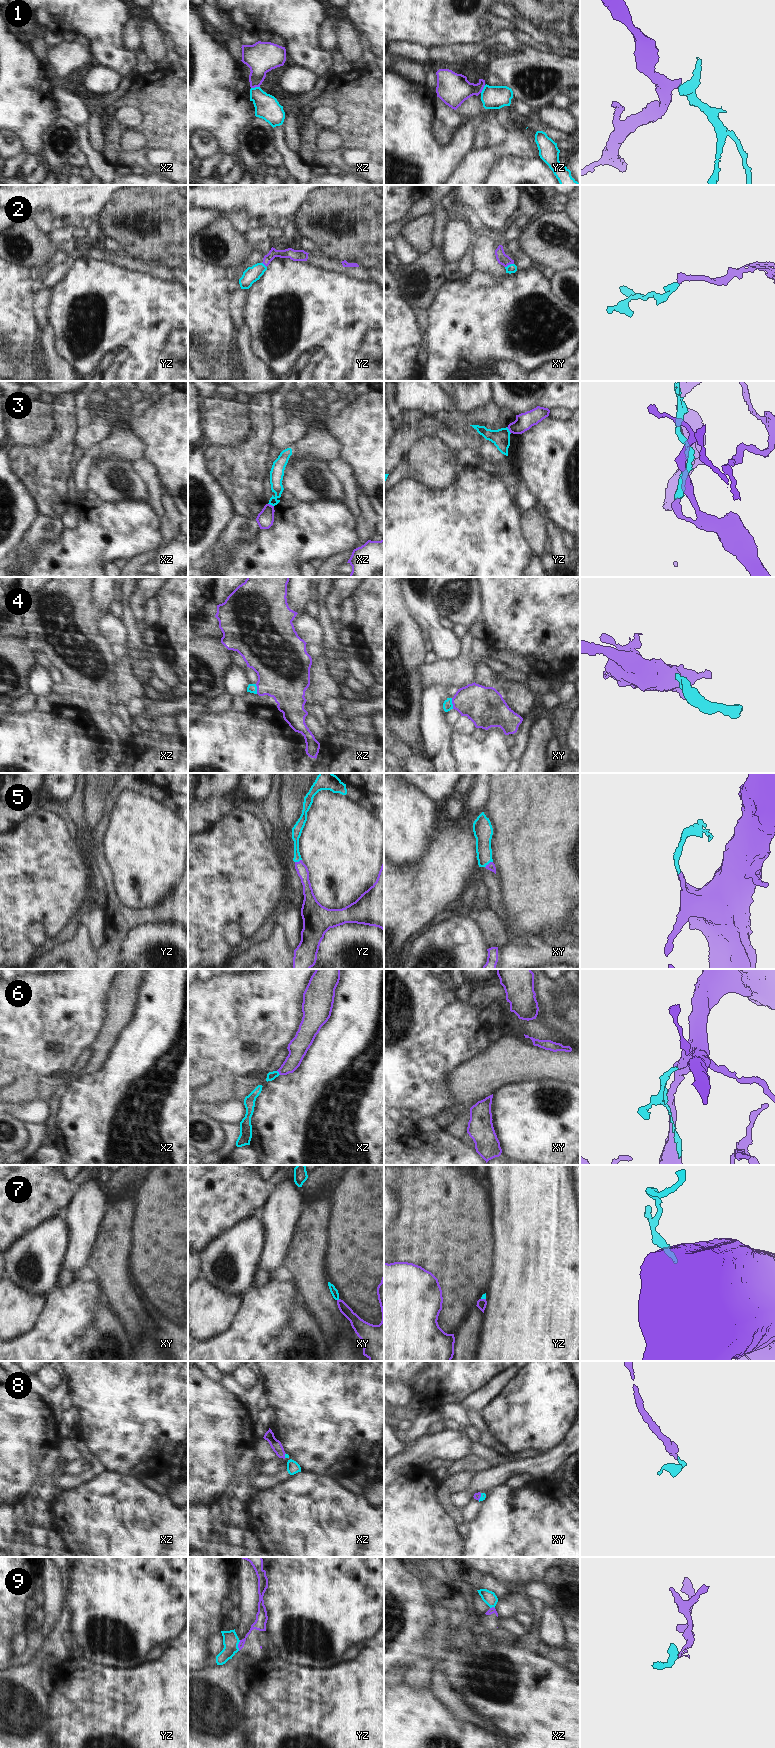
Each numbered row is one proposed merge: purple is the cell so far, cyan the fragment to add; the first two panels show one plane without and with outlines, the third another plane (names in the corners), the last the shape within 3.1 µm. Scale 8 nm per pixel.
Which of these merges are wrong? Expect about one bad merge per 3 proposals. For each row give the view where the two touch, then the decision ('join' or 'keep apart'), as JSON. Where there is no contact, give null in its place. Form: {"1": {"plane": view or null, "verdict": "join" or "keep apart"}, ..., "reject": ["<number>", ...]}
{"1": {"plane": "xz", "verdict": "keep apart"}, "2": {"plane": "xy", "verdict": "join"}, "3": {"plane": "yz", "verdict": "keep apart"}, "4": {"plane": "xy", "verdict": "join"}, "5": {"plane": "xy", "verdict": "join"}, "6": {"plane": "xz", "verdict": "join"}, "7": {"plane": "xy", "verdict": "join"}, "8": {"plane": "xy", "verdict": "join"}, "9": {"plane": "yz", "verdict": "keep apart"}, "reject": ["1", "3", "9"]}

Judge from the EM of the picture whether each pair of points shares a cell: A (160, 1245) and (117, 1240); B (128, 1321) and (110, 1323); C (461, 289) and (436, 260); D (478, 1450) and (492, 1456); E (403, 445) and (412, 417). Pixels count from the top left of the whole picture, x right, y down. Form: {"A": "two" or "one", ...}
{"A": "two", "B": "two", "C": "two", "D": "one", "E": "two"}

